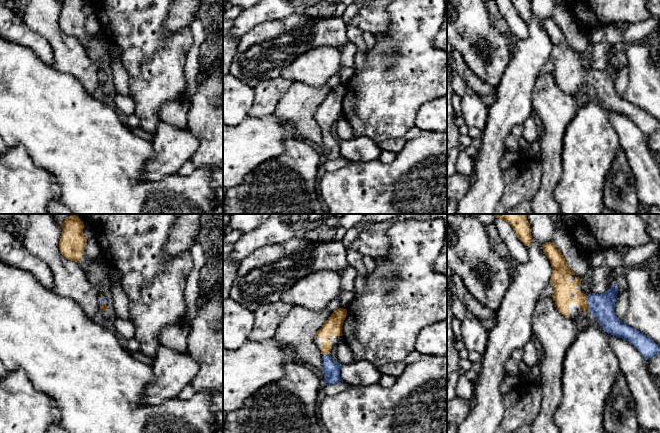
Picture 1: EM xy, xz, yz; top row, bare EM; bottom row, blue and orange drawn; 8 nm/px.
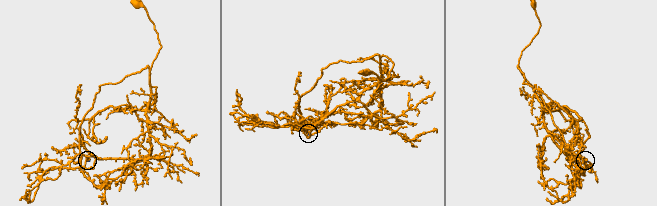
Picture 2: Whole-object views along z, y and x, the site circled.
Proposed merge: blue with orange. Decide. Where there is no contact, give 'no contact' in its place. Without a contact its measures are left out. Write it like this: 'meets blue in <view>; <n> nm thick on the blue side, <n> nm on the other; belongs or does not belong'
meets blue in yz; 200 nm thick on the blue side, 150 nm on the other; belongs

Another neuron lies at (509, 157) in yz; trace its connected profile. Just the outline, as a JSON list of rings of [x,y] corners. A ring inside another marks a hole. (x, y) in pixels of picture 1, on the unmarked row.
[[[505,147],[500,164],[506,170],[521,157],[520,151],[509,150]]]

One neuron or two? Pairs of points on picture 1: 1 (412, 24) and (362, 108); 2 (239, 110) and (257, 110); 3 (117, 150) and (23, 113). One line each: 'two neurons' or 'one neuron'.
1: one neuron
2: two neurons
3: one neuron

